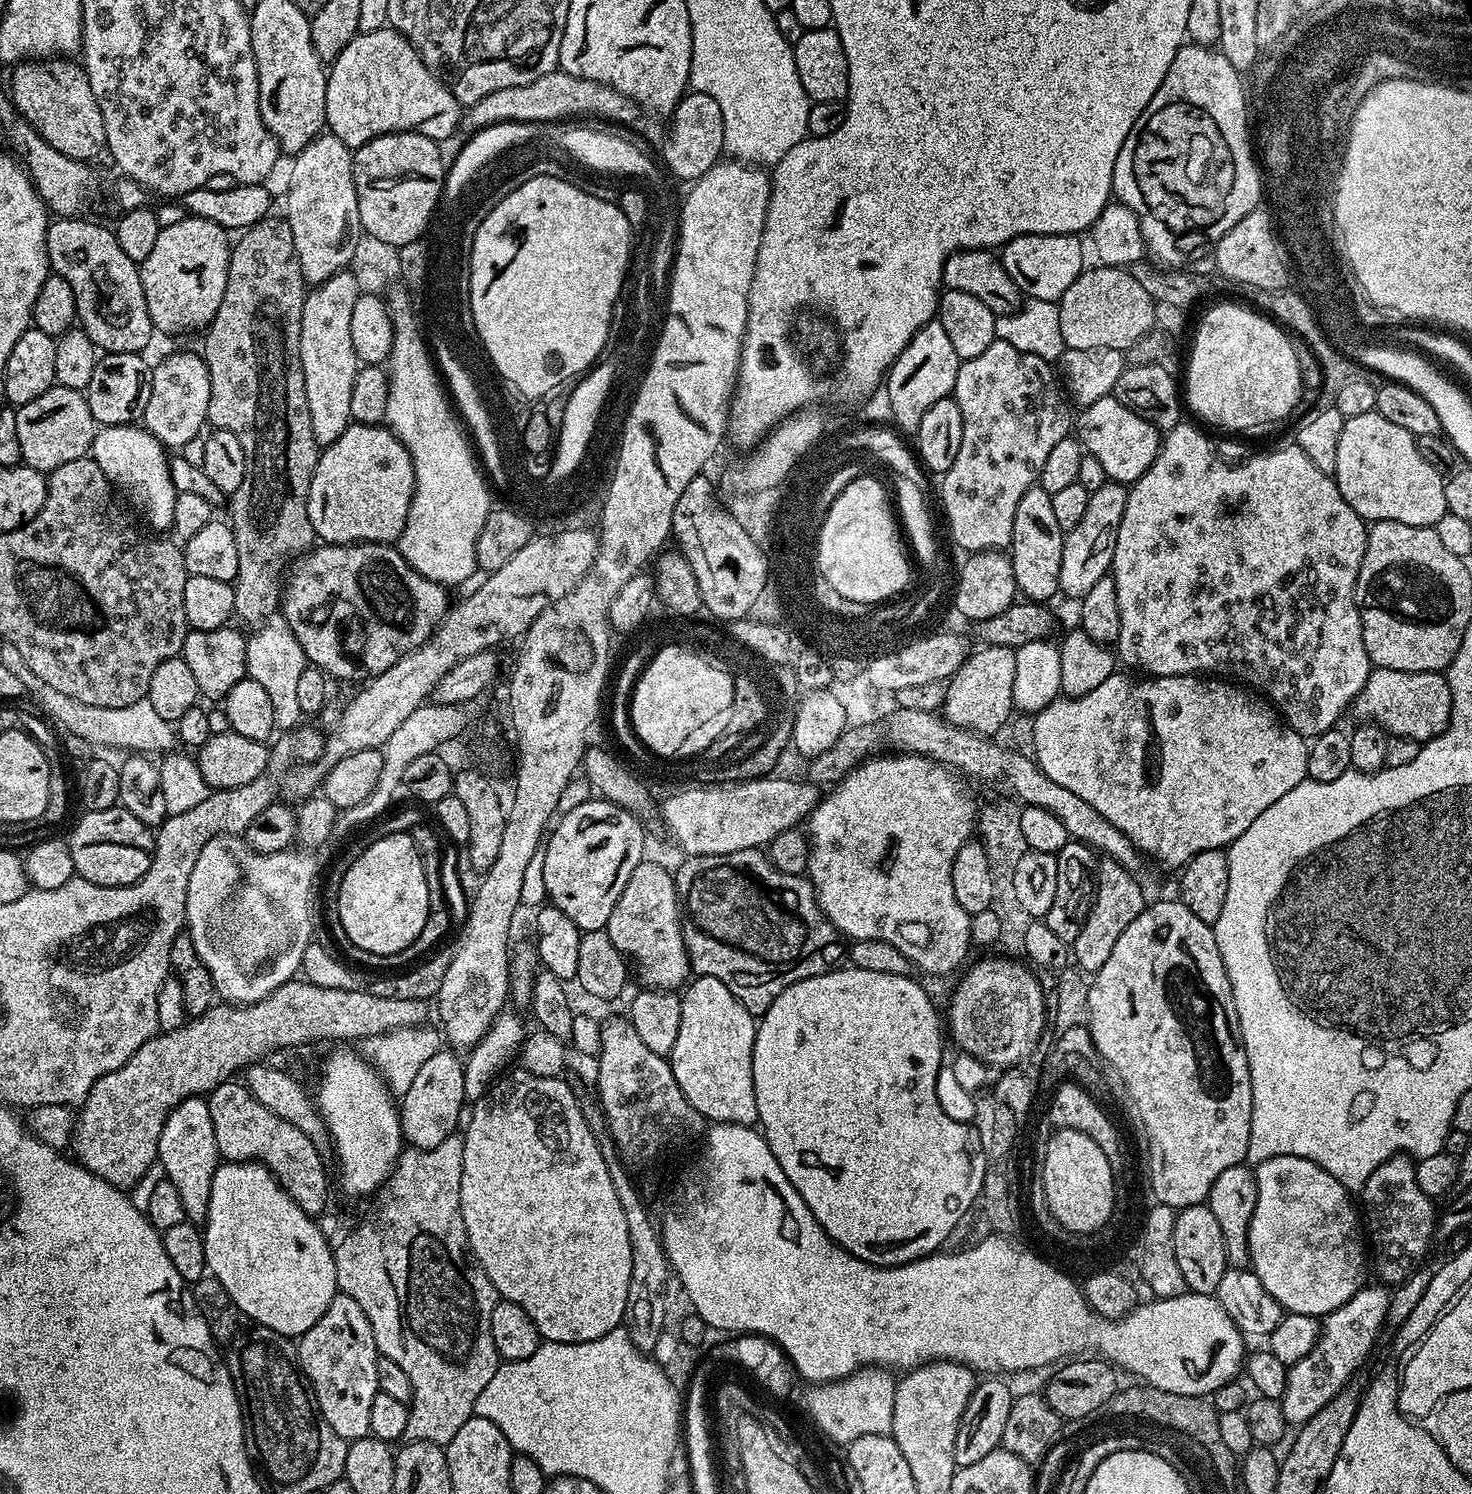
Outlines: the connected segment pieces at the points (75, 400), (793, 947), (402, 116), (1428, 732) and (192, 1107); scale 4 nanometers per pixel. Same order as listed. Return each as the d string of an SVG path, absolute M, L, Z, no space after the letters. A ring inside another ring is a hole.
M53 386L38 398L16 408L20 458L29 468L45 474L55 473L58 466L74 462L74 458L89 455L98 431L94 414L90 414L88 397L73 388Z
M758 848L717 856L688 856L685 861L680 869L675 869L674 879L682 909L688 967L696 976L718 978L753 1016L763 1016L774 998L794 986L794 982L834 972L845 963L845 941L824 917L807 875L795 876L778 870Z
M385 26L374 30L373 32L361 32L350 42L350 46L346 46L346 50L342 50L342 54L338 54L336 60L331 61L330 67L327 69L328 85L326 86L326 128L331 135L338 137L350 149L361 148L366 142L370 142L374 138L384 136L388 132L420 132L424 136L428 136L431 140L444 142L447 136L452 136L462 124L462 106L454 98L454 94L449 90L448 85L429 70L422 62L420 53L412 44L411 40L407 40L401 32L397 32L391 26Z
M1373 668L1366 686L1356 695L1350 709L1357 721L1374 722L1389 736L1409 736L1427 742L1447 730L1452 713L1450 686L1444 672L1403 672Z
M187 1096L166 1118L162 1138L158 1138L158 1164L167 1180L174 1182L182 1197L185 1217L200 1226L210 1210L210 1186L222 1157L214 1142L214 1122L204 1096Z

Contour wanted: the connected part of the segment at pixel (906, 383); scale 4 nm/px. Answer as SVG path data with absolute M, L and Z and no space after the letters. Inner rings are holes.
M933 318L931 322L920 327L914 338L910 338L906 350L898 354L898 358L886 373L888 408L892 411L893 420L891 423L901 433L916 434L926 410L939 399L946 399L955 393L960 362L958 354L954 354L954 345L951 344L946 330L942 330L939 319Z

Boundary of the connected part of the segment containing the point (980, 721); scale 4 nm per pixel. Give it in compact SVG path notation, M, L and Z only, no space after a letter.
M993 644L979 647L978 650L969 655L956 675L947 681L948 693L944 699L942 715L959 728L981 734L996 734L992 732L998 731L1004 723L1005 727L1014 712L1012 687L1016 654L1011 648Z

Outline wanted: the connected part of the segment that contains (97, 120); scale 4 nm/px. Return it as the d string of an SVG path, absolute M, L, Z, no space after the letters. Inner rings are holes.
M32 58L11 69L10 99L17 113L50 146L66 158L92 162L108 143L98 98L90 90L88 75L72 58Z

